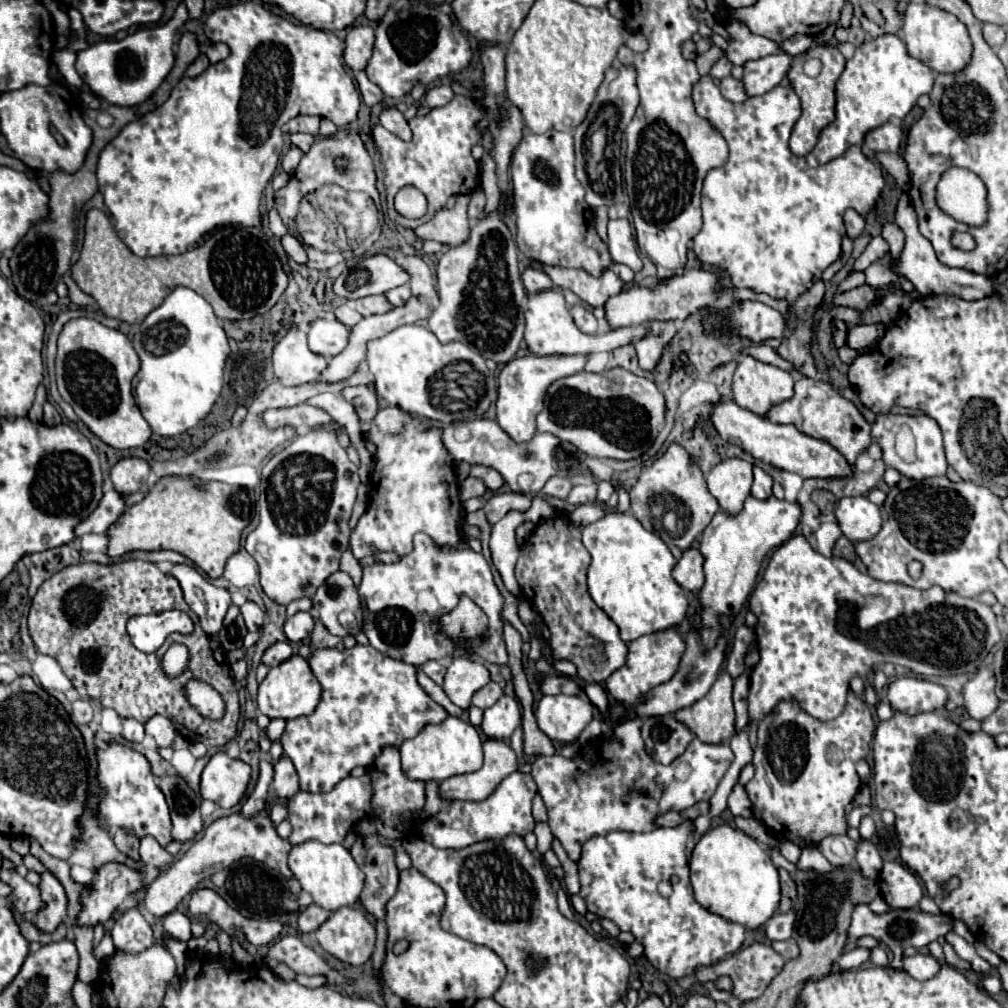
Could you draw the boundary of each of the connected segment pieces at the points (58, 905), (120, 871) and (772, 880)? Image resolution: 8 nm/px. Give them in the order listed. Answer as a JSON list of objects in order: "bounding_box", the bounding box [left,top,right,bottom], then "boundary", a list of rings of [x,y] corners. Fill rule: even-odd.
[{"bounding_box":[34,872,68,932],"boundary":[[[44,872],[40,882],[40,892],[42,892],[42,900],[46,902],[46,908],[38,912],[34,924],[40,932],[54,932],[62,922],[66,922],[68,916],[68,898],[64,886],[58,882],[56,876]]]},{"bounding_box":[78,862,146,926],"boundary":[[[108,862],[102,864],[92,880],[92,886],[84,886],[82,894],[80,894],[80,914],[78,914],[78,926],[96,926],[96,924],[104,924],[118,906],[124,904],[124,900],[130,894],[136,894],[142,886],[146,884],[146,874],[130,868],[126,864],[120,862]]]},{"bounding_box":[690,824,780,928],"boundary":[[[728,824],[710,828],[698,840],[690,858],[690,880],[694,898],[706,910],[746,928],[760,928],[776,912],[780,902],[778,870],[770,854],[754,838]]]}]

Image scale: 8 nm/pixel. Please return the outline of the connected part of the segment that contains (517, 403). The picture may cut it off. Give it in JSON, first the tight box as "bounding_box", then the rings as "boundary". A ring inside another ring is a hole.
{"bounding_box":[496,356,586,442],"boundary":[[[522,356],[512,358],[498,374],[498,400],[496,422],[516,442],[528,442],[536,432],[536,416],[544,406],[544,394],[554,380],[572,376],[584,368],[586,356]]]}

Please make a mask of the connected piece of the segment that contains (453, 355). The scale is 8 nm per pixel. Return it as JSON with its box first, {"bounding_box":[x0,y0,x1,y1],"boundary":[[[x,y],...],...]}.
{"bounding_box":[368,324,492,424],"boundary":[[[406,324],[406,326],[400,326],[396,330],[388,332],[382,338],[368,342],[368,368],[374,376],[376,394],[380,398],[384,398],[388,404],[400,406],[402,410],[406,410],[414,416],[424,416],[424,418],[436,420],[440,424],[448,424],[448,416],[452,412],[444,412],[444,410],[438,410],[432,406],[430,394],[426,392],[426,384],[438,370],[442,370],[448,364],[462,362],[462,360],[470,362],[480,374],[488,374],[492,378],[492,374],[486,368],[486,362],[480,354],[472,352],[468,346],[464,346],[460,342],[440,344],[438,338],[426,326]]]}

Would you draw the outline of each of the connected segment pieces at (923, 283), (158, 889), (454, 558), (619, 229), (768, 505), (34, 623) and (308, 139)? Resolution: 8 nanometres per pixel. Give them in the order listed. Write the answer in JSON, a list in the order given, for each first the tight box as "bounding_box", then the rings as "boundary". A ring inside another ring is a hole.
[{"bounding_box":[892,194,996,302],"boundary":[[[906,194],[900,198],[900,204],[898,204],[896,216],[894,216],[894,224],[898,224],[902,228],[902,232],[906,234],[906,246],[900,254],[900,260],[892,266],[892,270],[900,276],[906,276],[922,296],[948,294],[948,296],[956,296],[956,298],[972,302],[972,300],[982,300],[982,298],[996,294],[994,284],[988,276],[980,276],[980,274],[974,274],[974,272],[968,272],[962,268],[950,268],[950,266],[944,266],[938,262],[938,258],[932,250],[932,244],[918,232],[916,214],[914,214],[914,208],[910,206]]]},{"bounding_box":[138,808,292,918],"boundary":[[[266,808],[260,810],[258,816],[254,816],[254,818],[244,818],[240,812],[230,814],[226,818],[212,822],[208,826],[208,830],[204,832],[204,836],[200,840],[196,840],[194,846],[180,860],[176,860],[172,866],[168,866],[152,884],[148,884],[148,888],[144,888],[138,908],[144,914],[156,916],[156,918],[166,916],[176,908],[176,904],[184,896],[192,894],[204,878],[212,876],[218,870],[224,870],[226,866],[230,866],[232,862],[236,862],[240,858],[254,858],[258,862],[264,862],[270,868],[276,868],[282,876],[292,878],[292,872],[286,864],[290,850],[292,850],[290,842],[276,834],[276,828],[274,828]]]},{"bounding_box":[358,534,508,666],"boundary":[[[416,534],[414,552],[400,558],[396,564],[374,564],[364,566],[364,576],[358,586],[358,594],[366,608],[362,608],[362,630],[370,640],[370,646],[380,650],[382,654],[404,660],[406,664],[420,666],[426,660],[442,658],[442,656],[462,656],[466,654],[462,648],[454,646],[438,628],[438,616],[446,614],[448,608],[456,606],[456,596],[466,594],[472,602],[476,602],[490,620],[490,632],[484,640],[478,642],[474,652],[492,664],[504,666],[508,662],[506,644],[502,638],[502,606],[504,598],[500,596],[490,566],[482,554],[474,550],[452,550],[440,552],[434,548],[432,540],[424,534]]]},{"bounding_box":[608,220,642,272],"boundary":[[[608,220],[608,246],[614,262],[630,266],[634,272],[642,268],[642,260],[638,254],[636,238],[632,234],[630,222],[624,220]]]},{"bounding_box":[700,496,802,648],"boundary":[[[748,496],[748,500],[744,500],[744,506],[738,514],[728,516],[724,510],[718,510],[716,516],[710,520],[708,528],[702,534],[702,544],[700,544],[700,552],[706,558],[704,562],[706,584],[700,590],[700,602],[704,606],[702,642],[706,648],[712,648],[718,636],[722,636],[724,632],[716,616],[722,614],[736,616],[740,612],[742,604],[746,602],[746,598],[754,588],[764,556],[794,534],[800,516],[802,516],[800,504],[796,502],[778,500],[776,496],[770,496],[766,500]]]},{"bounding_box":[28,560,240,746],"boundary":[[[126,560],[126,562],[118,562],[118,564],[106,564],[106,566],[92,564],[92,562],[68,566],[60,572],[56,572],[56,576],[52,576],[50,580],[46,580],[40,586],[40,590],[36,592],[32,608],[30,608],[28,628],[30,628],[30,636],[34,640],[34,646],[38,648],[40,654],[52,656],[62,666],[62,672],[72,680],[72,684],[78,690],[84,686],[86,694],[92,700],[98,700],[104,708],[116,710],[122,718],[134,718],[144,724],[154,714],[162,714],[172,720],[172,724],[180,736],[184,736],[190,742],[202,742],[206,746],[224,746],[226,742],[230,742],[236,736],[236,726],[238,726],[238,718],[240,718],[240,704],[238,704],[238,690],[236,690],[232,674],[230,674],[230,664],[224,654],[220,654],[218,650],[212,648],[208,636],[198,626],[198,616],[188,608],[178,580],[172,574],[164,574],[156,564],[144,562],[144,560]],[[88,606],[98,608],[94,620],[92,620],[92,608],[88,608]],[[164,610],[186,612],[194,622],[194,632],[192,634],[178,634],[178,632],[170,634],[168,642],[164,642],[152,654],[144,654],[144,652],[136,650],[134,644],[130,642],[128,632],[126,632],[126,622],[132,616],[160,614]],[[174,642],[182,642],[190,648],[190,666],[182,676],[168,678],[162,672],[162,668],[158,666],[158,658]],[[194,678],[200,678],[202,682],[210,684],[212,688],[216,688],[220,692],[220,696],[226,704],[226,712],[220,720],[210,720],[210,718],[202,716],[200,712],[196,712],[196,708],[192,708],[188,704],[188,698],[184,696],[184,684],[188,684],[188,680],[194,680]]]},{"bounding_box":[290,134,316,152],"boundary":[[[292,134],[290,140],[292,140],[292,144],[294,144],[296,148],[300,148],[302,152],[308,152],[308,148],[314,144],[316,138],[314,138],[312,134]]]}]

